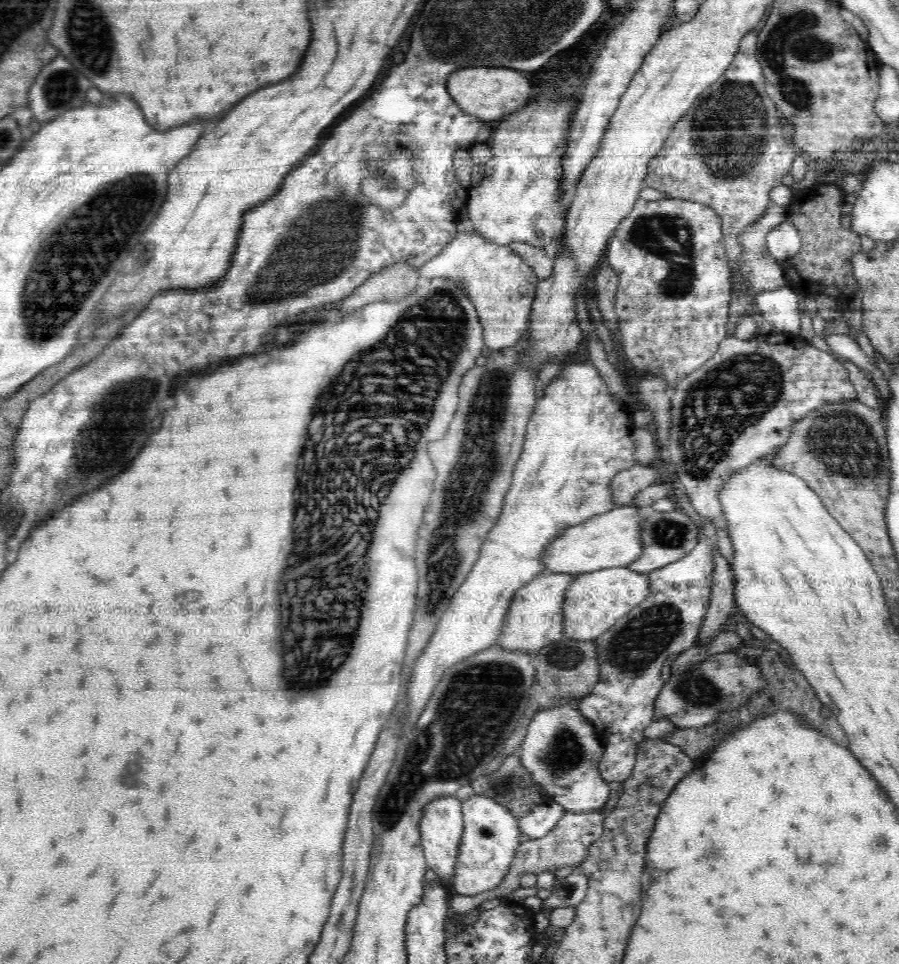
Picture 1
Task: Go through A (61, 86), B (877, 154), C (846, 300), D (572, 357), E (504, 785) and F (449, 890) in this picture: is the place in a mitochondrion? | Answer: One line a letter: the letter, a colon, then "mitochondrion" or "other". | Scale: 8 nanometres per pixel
A: mitochondrion
B: other
C: other
D: other
E: mitochondrion
F: other

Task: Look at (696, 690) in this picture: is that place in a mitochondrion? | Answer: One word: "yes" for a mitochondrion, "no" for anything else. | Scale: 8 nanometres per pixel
yes

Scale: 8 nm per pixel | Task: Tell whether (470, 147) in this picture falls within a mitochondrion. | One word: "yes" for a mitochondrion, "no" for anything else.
no

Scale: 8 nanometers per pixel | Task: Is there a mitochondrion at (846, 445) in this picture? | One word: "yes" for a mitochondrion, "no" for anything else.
yes

